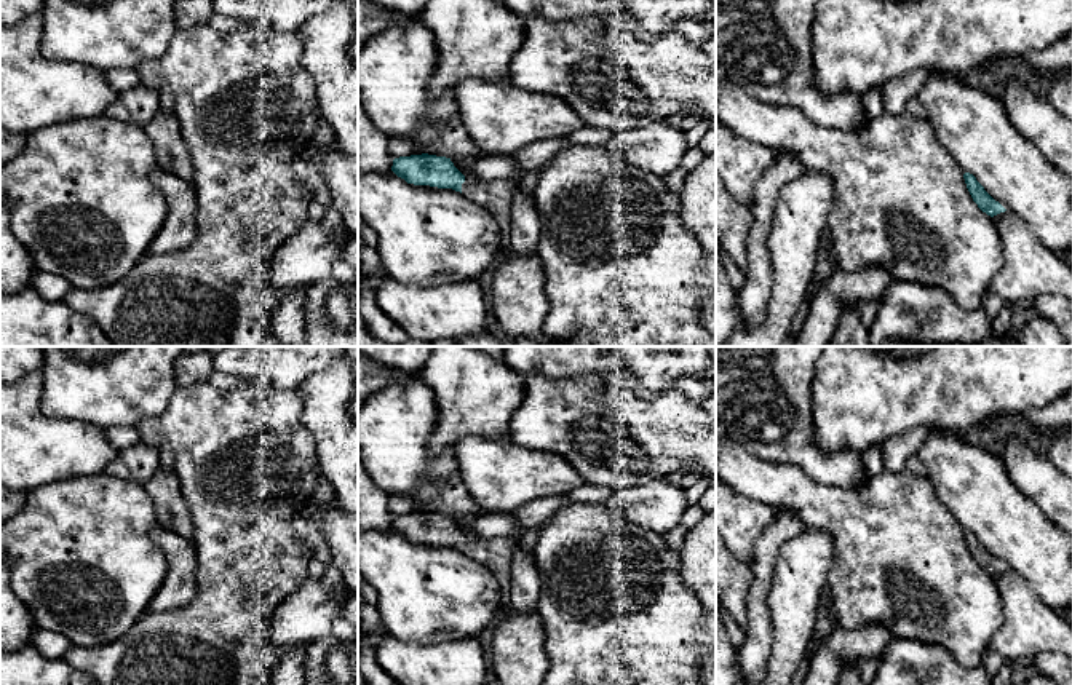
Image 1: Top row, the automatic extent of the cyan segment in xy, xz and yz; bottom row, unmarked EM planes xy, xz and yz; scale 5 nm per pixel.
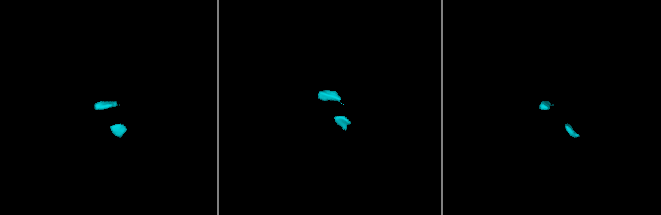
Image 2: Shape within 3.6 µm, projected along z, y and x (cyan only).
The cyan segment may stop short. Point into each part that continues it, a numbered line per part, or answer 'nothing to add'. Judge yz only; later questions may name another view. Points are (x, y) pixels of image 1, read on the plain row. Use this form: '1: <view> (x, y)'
nothing to add

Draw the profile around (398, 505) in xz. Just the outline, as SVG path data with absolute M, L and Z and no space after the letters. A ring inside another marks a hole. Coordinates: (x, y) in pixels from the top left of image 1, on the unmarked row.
M390 495L388 509L393 516L427 511L415 498Z

